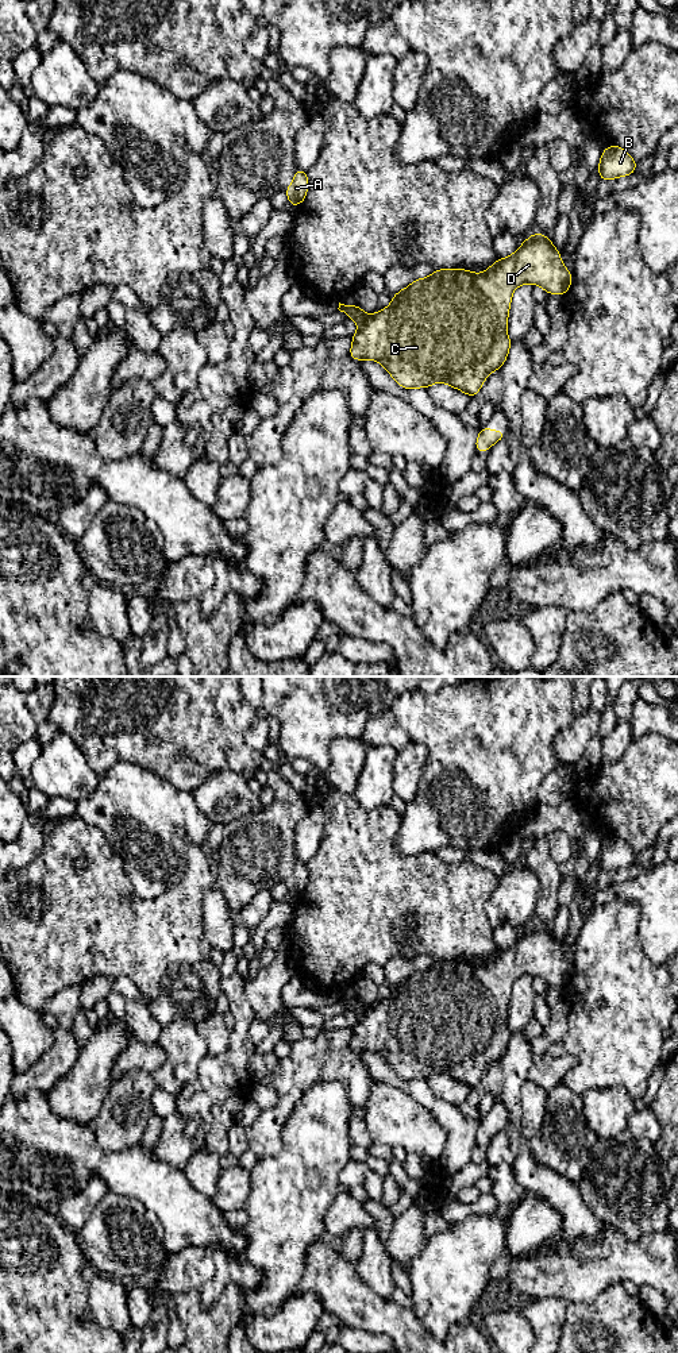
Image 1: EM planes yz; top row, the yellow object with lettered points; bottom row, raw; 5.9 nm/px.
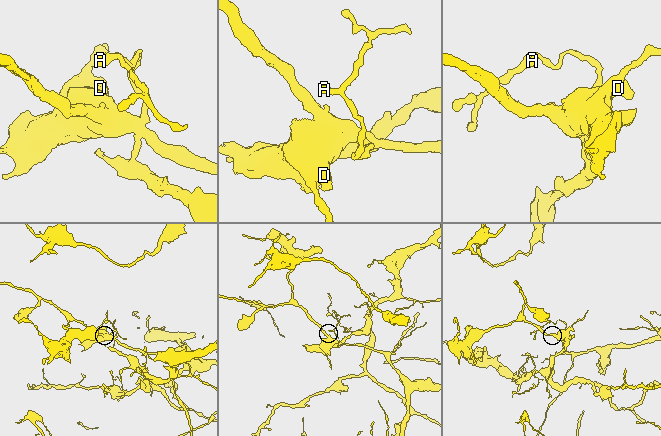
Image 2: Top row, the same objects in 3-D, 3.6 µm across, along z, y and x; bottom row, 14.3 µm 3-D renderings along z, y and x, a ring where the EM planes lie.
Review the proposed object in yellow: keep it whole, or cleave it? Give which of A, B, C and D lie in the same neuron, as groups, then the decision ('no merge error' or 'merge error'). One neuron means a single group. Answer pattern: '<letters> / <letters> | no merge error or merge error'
A / B C D | merge error

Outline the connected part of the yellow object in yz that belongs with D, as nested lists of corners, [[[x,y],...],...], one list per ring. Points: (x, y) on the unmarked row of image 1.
[[[535,924],[508,949],[498,949],[482,965],[463,960],[438,960],[427,970],[413,972],[393,987],[392,995],[371,1006],[366,1017],[359,1017],[351,1028],[350,1048],[354,1052],[373,1051],[381,1055],[404,1080],[429,1079],[443,1073],[475,1088],[486,1068],[500,1061],[506,1052],[512,1032],[506,1025],[513,982],[523,975],[542,978],[548,986],[565,987],[573,965],[565,959],[558,940],[544,925]]]

